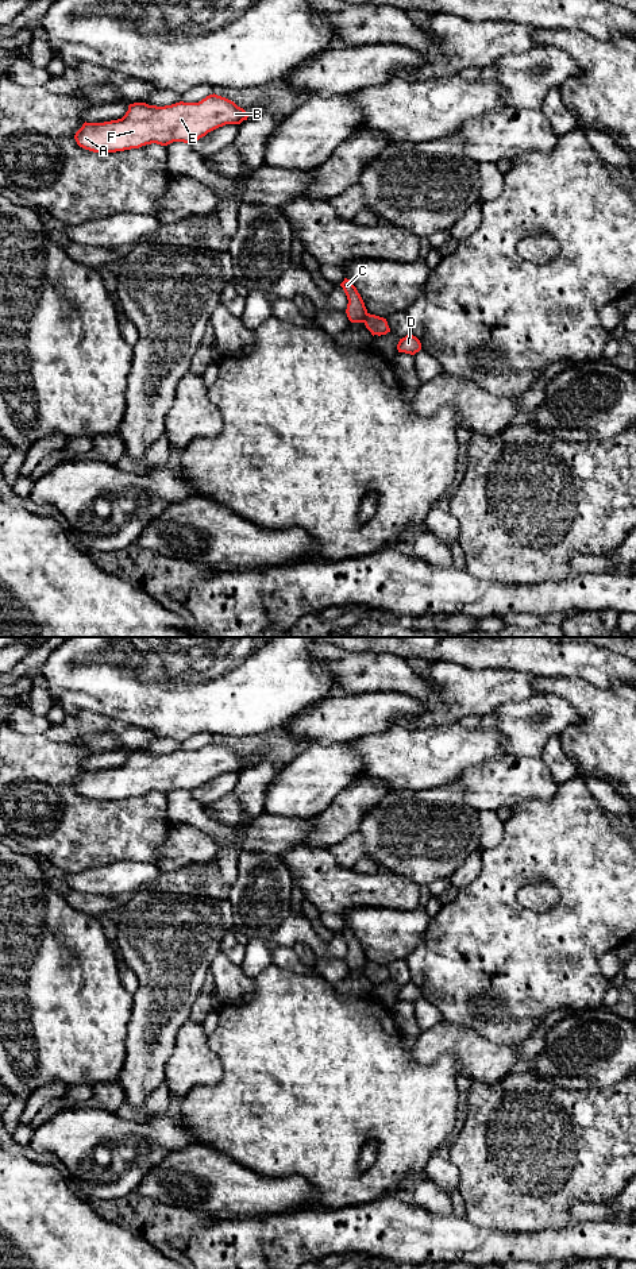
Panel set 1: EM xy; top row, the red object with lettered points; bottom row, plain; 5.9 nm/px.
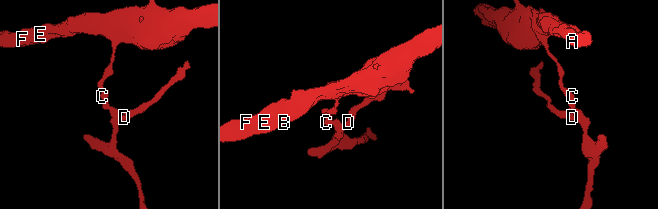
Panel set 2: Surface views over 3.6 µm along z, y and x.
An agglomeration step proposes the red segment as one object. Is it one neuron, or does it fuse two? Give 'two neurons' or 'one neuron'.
two neurons

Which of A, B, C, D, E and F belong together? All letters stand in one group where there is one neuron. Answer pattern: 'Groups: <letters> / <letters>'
Groups: A B C E F / D

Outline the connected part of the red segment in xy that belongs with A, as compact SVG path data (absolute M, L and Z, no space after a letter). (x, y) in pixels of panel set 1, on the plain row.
M209 742L198 751L157 755L134 751L122 767L84 771L76 780L77 792L93 801L116 801L157 791L193 791L226 772L240 772L250 761L234 749Z

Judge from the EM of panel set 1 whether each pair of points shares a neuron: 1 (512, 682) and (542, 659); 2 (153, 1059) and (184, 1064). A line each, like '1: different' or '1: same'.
1: different
2: different

